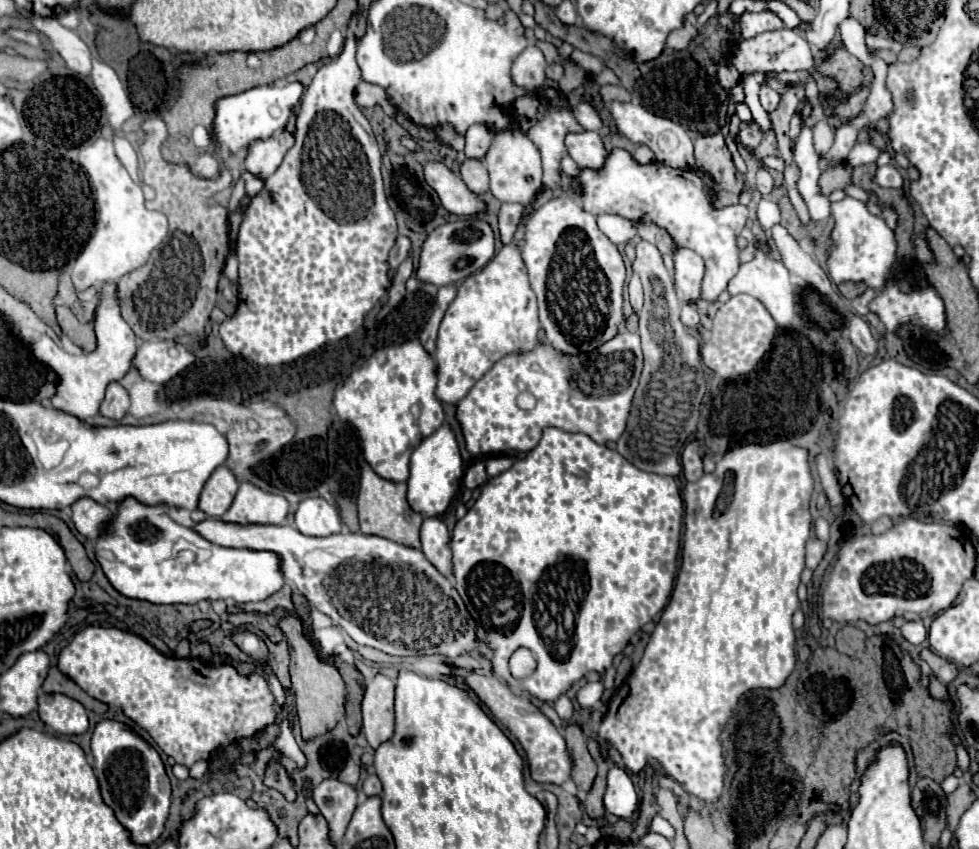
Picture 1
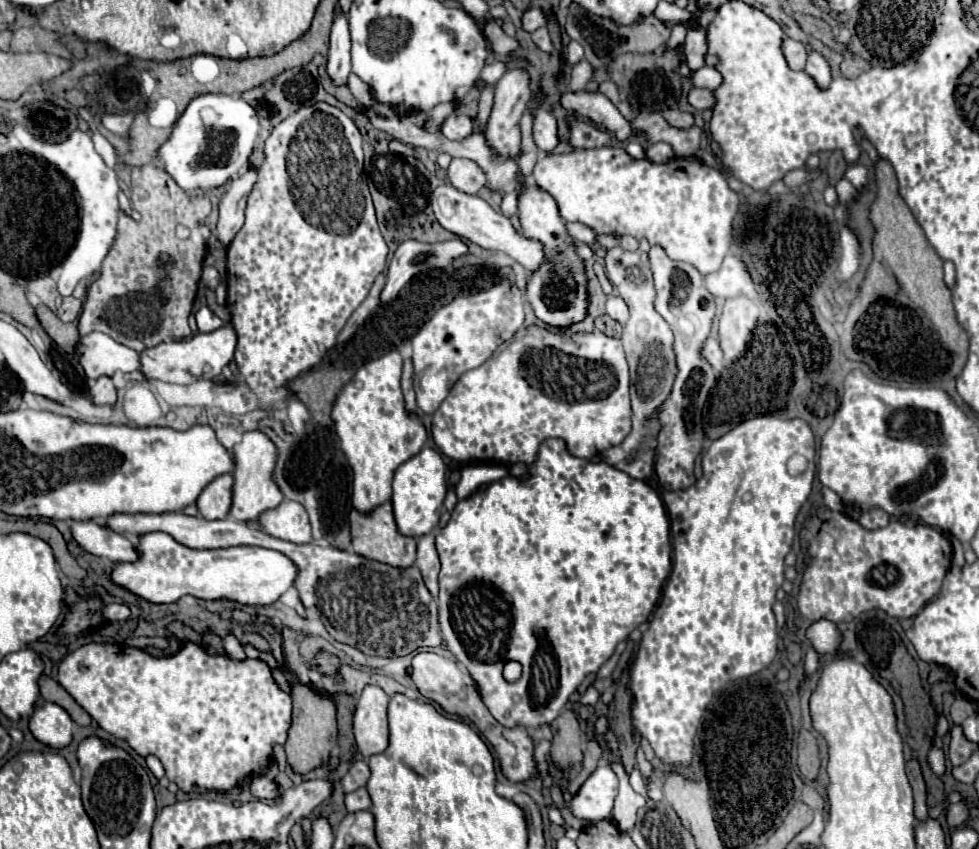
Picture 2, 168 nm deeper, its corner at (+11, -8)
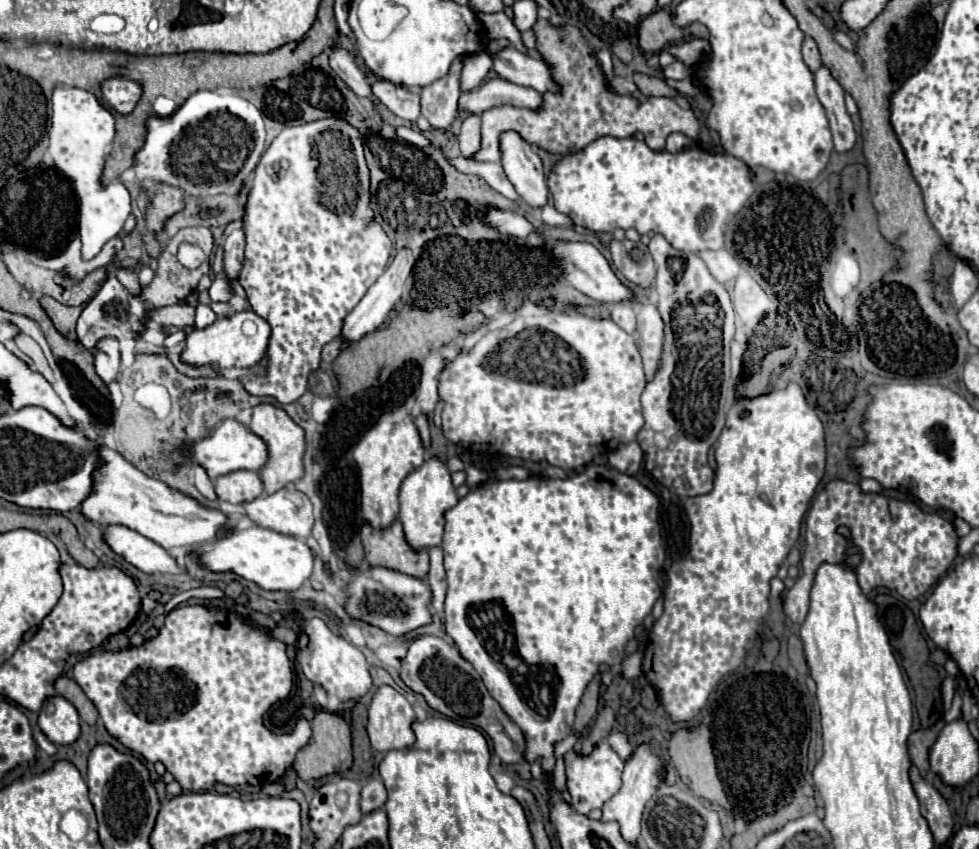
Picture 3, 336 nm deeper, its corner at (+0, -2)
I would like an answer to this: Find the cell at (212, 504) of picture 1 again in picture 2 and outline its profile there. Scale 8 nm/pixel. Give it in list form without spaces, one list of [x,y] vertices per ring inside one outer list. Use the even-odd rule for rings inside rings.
[[[223,474],[215,478],[197,498],[199,514],[207,520],[227,518],[233,502],[233,476]]]

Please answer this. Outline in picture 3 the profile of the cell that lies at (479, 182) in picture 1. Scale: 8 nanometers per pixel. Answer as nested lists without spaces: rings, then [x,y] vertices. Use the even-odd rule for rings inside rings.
[[[472,114],[462,122],[458,142],[464,158],[472,158],[478,152],[480,148],[480,116],[478,114]]]

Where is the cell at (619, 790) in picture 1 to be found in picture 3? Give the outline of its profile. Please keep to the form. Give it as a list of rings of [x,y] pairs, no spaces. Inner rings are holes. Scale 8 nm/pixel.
[[[608,742],[596,744],[596,748],[590,756],[578,756],[574,752],[568,752],[564,762],[566,762],[566,776],[568,776],[566,786],[568,786],[568,792],[572,794],[572,808],[578,814],[588,814],[590,810],[602,808],[606,804],[606,800],[610,800],[610,796],[614,796],[622,784],[620,776],[624,770],[624,762],[608,746]]]

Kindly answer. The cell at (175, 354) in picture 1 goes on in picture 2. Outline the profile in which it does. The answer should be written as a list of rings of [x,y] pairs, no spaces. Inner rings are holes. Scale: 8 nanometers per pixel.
[[[227,324],[207,334],[195,334],[189,340],[171,340],[147,348],[145,352],[141,352],[141,370],[147,374],[149,380],[161,380],[173,384],[191,384],[197,382],[199,378],[213,380],[233,360],[235,346],[237,346],[237,332],[233,324]]]

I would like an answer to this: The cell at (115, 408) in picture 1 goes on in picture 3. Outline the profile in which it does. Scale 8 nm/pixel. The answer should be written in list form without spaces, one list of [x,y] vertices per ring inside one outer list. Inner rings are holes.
[[[104,338],[98,342],[98,354],[94,356],[94,366],[98,376],[110,384],[118,378],[120,372],[120,348],[118,348],[118,340],[114,338]]]

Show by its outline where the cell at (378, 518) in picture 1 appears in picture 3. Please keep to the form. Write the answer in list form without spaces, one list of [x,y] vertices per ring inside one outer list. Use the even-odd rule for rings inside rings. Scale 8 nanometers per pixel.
[[[394,520],[388,528],[362,528],[362,544],[370,566],[392,568],[410,576],[426,578],[428,574],[428,550],[414,550],[402,530],[402,522]]]

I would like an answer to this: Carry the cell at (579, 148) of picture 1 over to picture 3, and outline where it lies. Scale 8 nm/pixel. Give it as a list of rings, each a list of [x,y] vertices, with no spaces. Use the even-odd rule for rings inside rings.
[[[502,78],[486,80],[482,86],[478,86],[472,92],[460,94],[460,110],[470,110],[474,114],[482,114],[488,108],[510,104],[516,108],[530,108],[540,112],[544,98],[540,92],[534,92],[534,88],[518,86]]]

